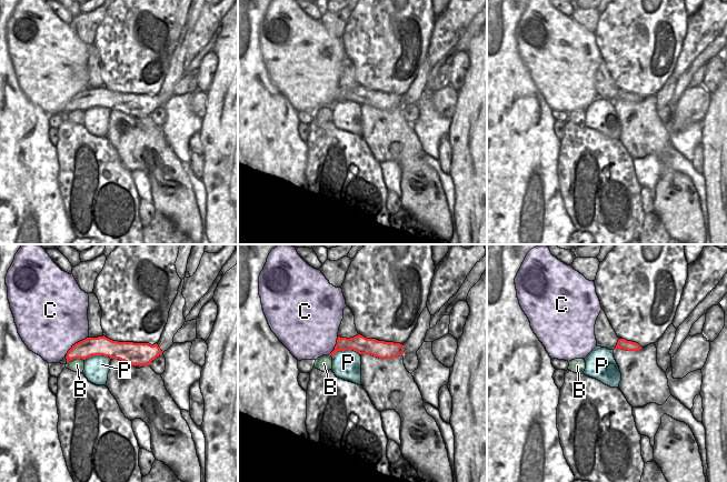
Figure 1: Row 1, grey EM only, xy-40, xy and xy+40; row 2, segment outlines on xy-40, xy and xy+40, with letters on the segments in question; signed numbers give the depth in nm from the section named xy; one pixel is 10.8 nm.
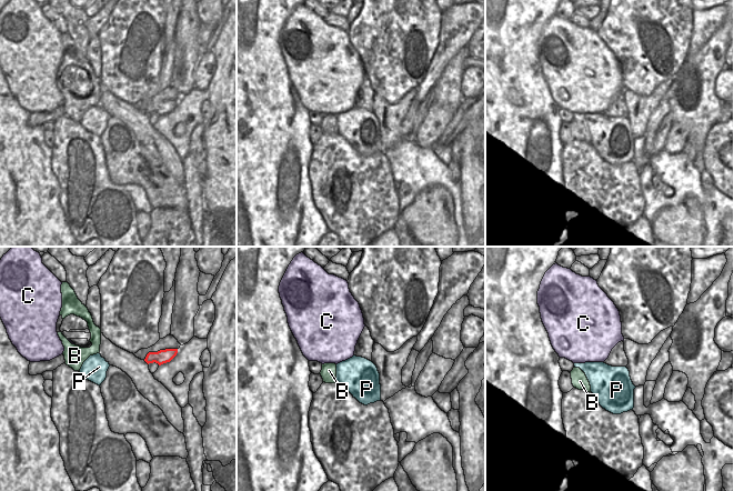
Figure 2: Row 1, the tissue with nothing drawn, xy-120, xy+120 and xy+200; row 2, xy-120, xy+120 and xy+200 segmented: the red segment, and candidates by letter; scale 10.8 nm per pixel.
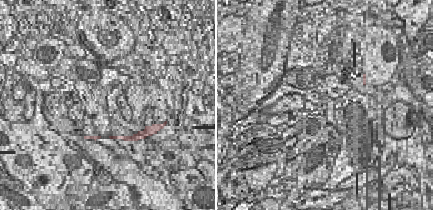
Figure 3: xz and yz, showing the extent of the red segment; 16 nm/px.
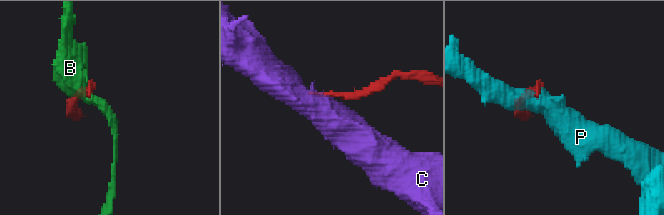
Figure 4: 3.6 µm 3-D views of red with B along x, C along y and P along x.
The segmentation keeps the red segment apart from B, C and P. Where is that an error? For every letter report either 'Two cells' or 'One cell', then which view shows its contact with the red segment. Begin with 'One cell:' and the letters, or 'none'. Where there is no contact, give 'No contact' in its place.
One cell: none
B: Two cells. Touches red in xy-40
C: Two cells. Touches red in xy-40
P: Two cells. Touches red in xy

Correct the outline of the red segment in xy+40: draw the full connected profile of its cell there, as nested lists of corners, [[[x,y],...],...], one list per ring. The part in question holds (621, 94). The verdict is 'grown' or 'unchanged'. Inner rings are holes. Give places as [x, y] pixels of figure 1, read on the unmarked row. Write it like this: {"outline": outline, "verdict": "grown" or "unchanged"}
{"outline": [[[619,90],[614,101],[617,100],[623,100],[627,102],[638,102],[641,100],[641,98],[636,93],[627,92],[625,90]]], "verdict": "unchanged"}

